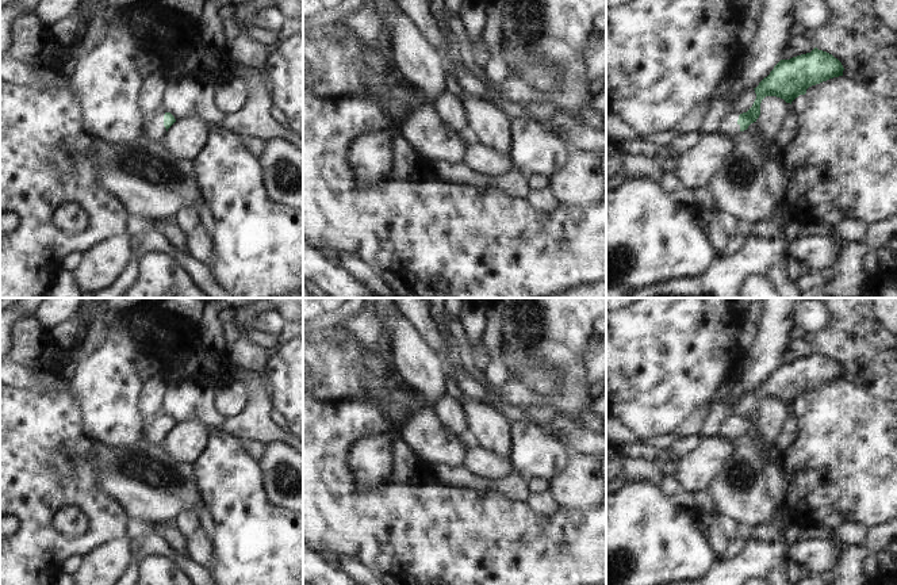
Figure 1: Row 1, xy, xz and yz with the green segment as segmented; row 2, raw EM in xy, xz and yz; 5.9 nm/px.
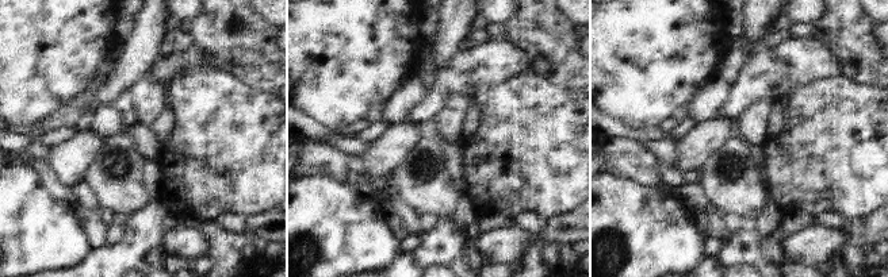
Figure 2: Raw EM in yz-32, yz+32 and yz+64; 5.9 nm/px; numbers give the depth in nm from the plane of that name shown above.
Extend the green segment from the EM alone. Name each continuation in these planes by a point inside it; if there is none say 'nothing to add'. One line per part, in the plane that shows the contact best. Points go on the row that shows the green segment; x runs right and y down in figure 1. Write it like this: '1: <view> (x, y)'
1: xy (156, 130)

